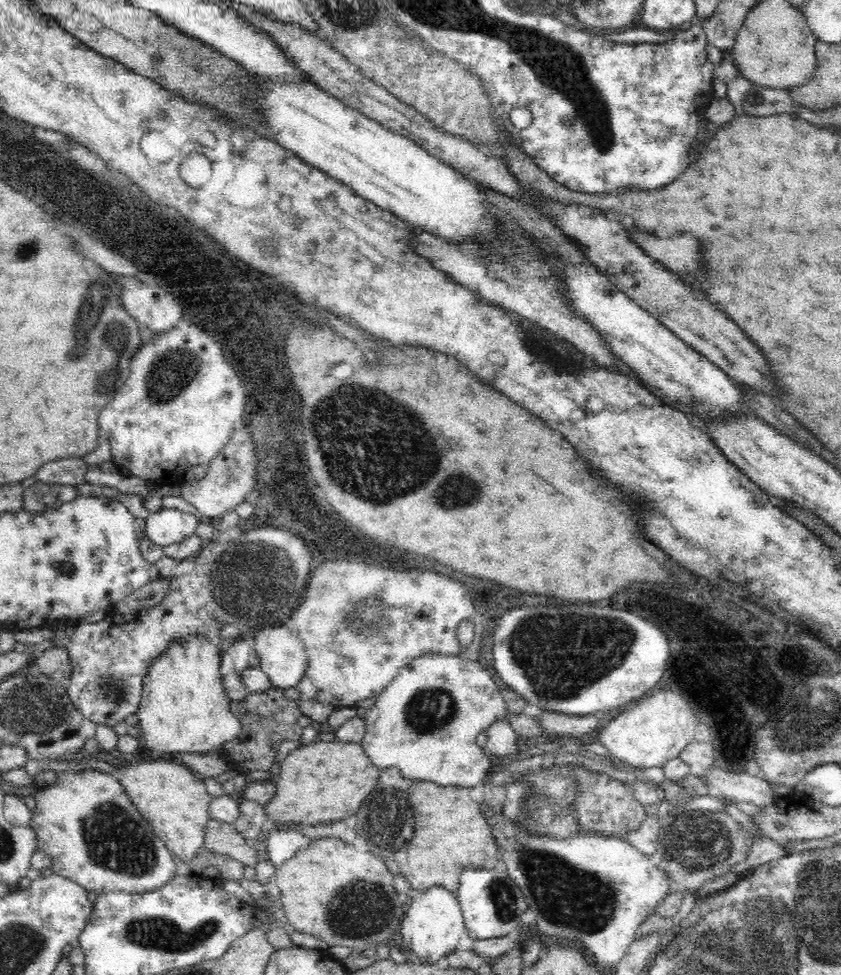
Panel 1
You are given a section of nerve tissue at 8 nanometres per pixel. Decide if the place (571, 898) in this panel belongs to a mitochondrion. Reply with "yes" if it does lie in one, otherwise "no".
yes

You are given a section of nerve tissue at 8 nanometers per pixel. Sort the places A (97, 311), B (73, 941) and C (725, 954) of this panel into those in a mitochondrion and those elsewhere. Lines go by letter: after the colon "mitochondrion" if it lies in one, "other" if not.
A: mitochondrion
B: other
C: mitochondrion

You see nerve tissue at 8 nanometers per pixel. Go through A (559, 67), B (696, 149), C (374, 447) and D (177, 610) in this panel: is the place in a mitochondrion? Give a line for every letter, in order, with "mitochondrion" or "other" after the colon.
A: mitochondrion
B: other
C: mitochondrion
D: other

